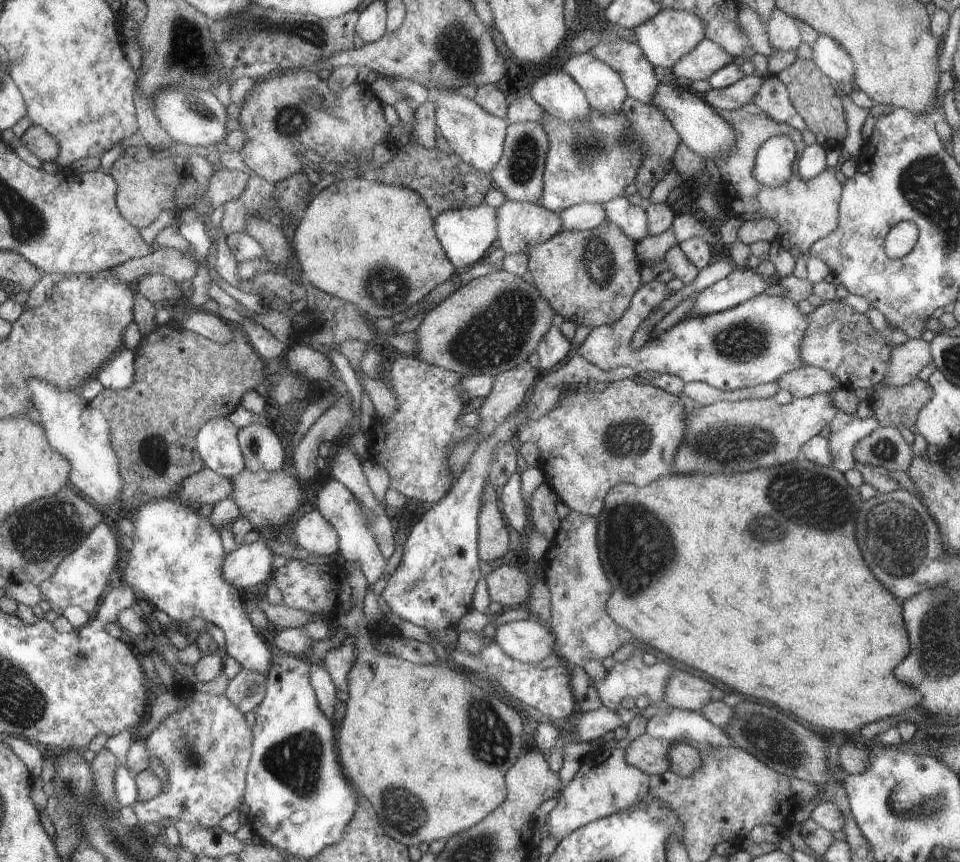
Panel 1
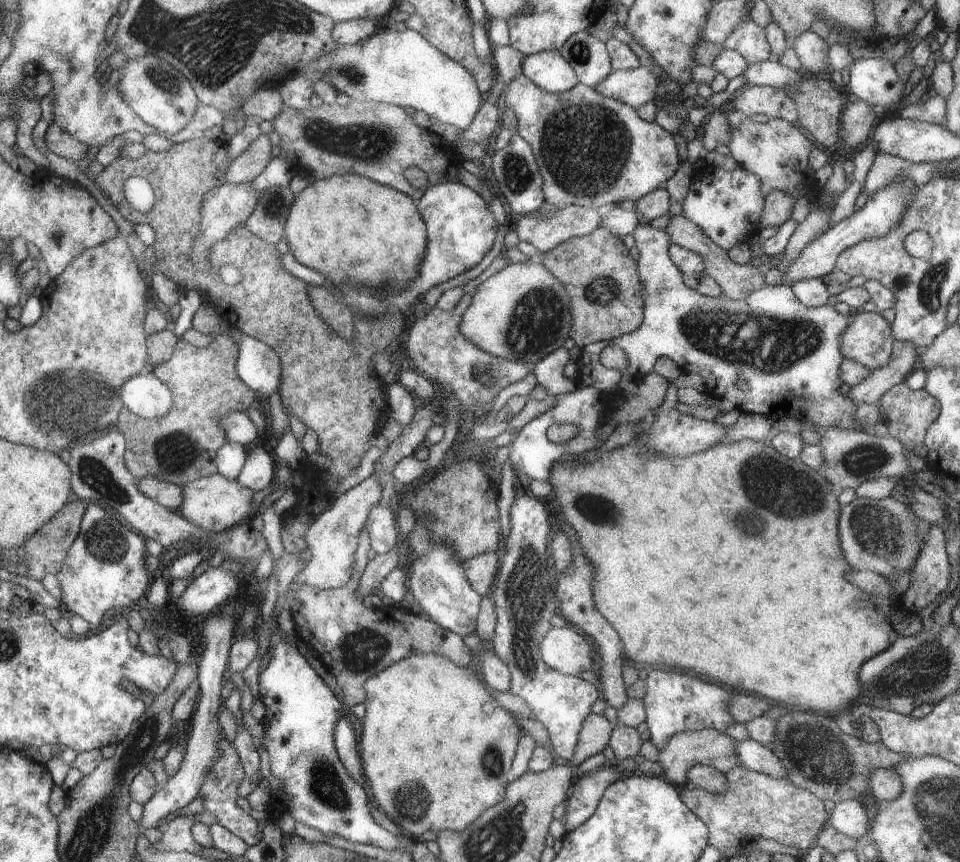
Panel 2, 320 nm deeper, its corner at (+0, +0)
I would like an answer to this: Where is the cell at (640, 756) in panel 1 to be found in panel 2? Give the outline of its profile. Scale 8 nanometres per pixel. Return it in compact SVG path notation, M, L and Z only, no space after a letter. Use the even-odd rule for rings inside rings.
M716 729L676 733L661 751L655 751L655 758L663 768L663 778L675 783L680 789L689 784L688 772L696 765L714 767L723 771L725 775L732 769L742 766L737 755L737 741Z

